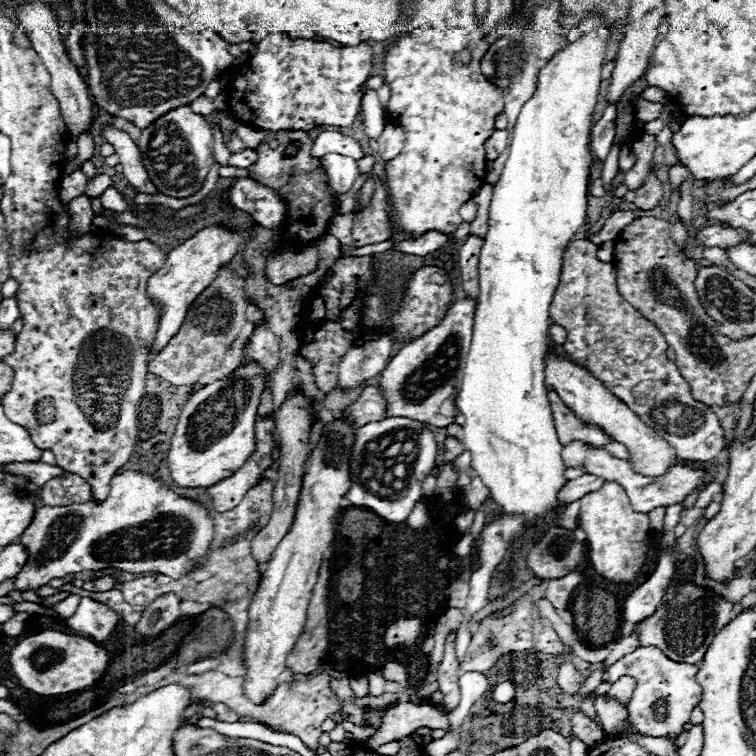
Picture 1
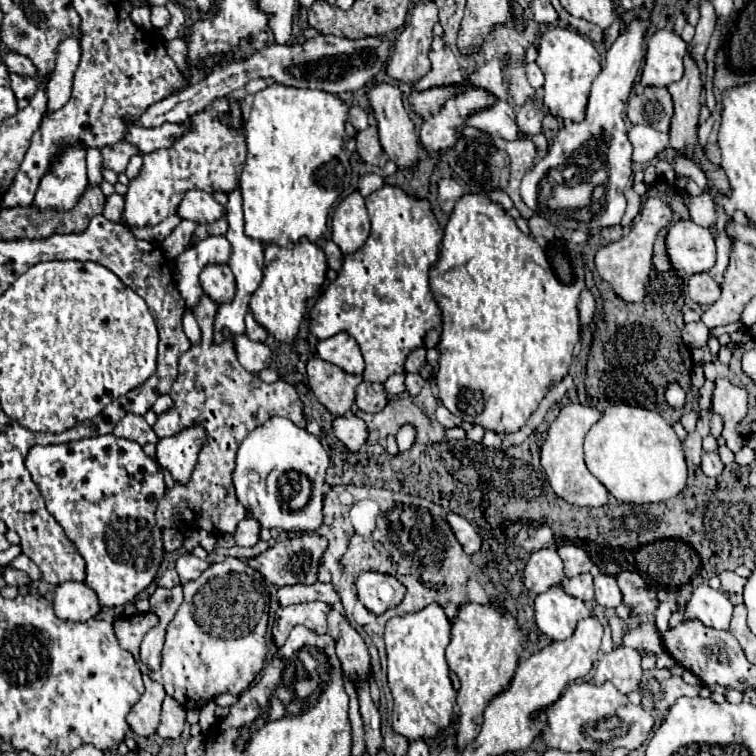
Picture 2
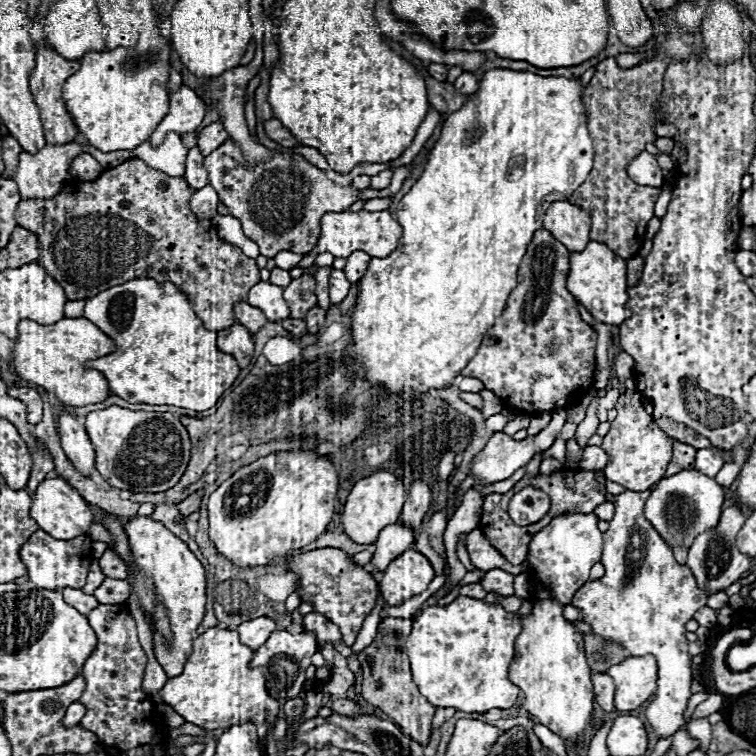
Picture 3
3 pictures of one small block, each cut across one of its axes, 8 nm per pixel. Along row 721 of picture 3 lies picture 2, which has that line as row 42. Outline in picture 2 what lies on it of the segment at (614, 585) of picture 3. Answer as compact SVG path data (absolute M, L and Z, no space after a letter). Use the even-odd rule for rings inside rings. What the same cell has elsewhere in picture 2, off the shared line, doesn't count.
M658 30L648 40L646 62L642 68L644 86L668 86L684 74L682 58L688 52L688 44L672 30Z

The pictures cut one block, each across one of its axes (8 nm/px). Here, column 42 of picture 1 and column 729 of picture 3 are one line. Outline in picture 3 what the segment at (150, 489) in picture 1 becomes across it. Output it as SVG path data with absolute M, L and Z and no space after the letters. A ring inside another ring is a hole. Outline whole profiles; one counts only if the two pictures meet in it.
M726 506L720 514L718 526L714 530L702 532L702 534L698 534L698 538L694 538L686 564L692 570L692 574L698 582L698 588L702 588L702 590L706 588L712 592L726 590L730 584L740 580L750 570L750 558L746 558L746 554L742 554L736 548L736 536L738 536L738 530L744 526L744 520L746 520L746 514L738 506Z

